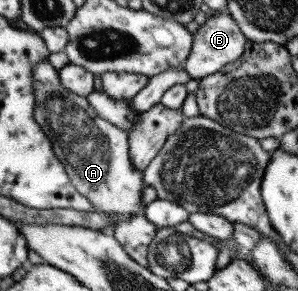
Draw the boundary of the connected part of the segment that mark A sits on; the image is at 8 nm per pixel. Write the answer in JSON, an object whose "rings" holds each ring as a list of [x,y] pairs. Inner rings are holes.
{"rings":[[[47,58],[32,68],[31,76],[36,102],[34,121],[52,141],[54,154],[62,161],[76,191],[88,198],[98,212],[108,216],[117,213],[117,221],[141,214],[146,208],[140,203],[146,187],[144,170],[132,166],[128,133],[98,116],[86,97],[66,90]]]}

